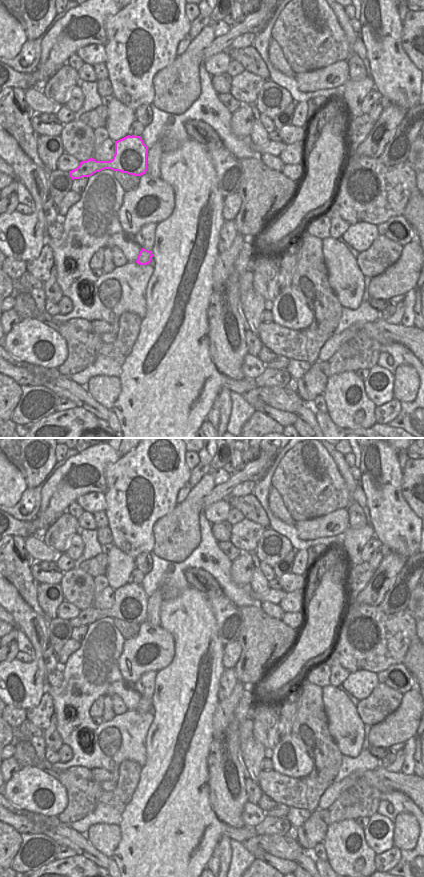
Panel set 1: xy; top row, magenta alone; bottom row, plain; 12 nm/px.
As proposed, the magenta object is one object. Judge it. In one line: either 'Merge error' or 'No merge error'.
No merge error.

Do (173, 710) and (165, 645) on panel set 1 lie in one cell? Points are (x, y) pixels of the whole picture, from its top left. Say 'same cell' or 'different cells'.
different cells

